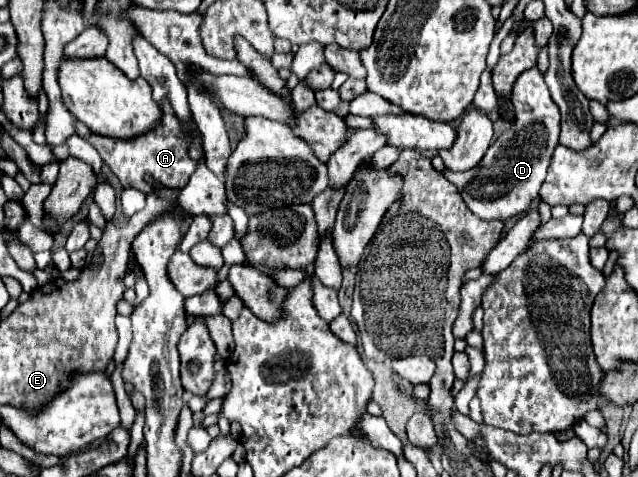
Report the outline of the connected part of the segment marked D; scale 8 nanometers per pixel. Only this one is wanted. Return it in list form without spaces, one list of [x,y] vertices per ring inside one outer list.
[[[538,64],[522,72],[512,86],[512,104],[516,108],[514,132],[504,132],[494,146],[488,148],[482,162],[466,172],[446,170],[444,176],[460,190],[466,206],[482,220],[508,220],[528,208],[528,204],[538,198],[540,184],[546,178],[546,170],[552,152],[558,144],[560,132],[560,112],[552,102],[548,86],[538,70]]]

